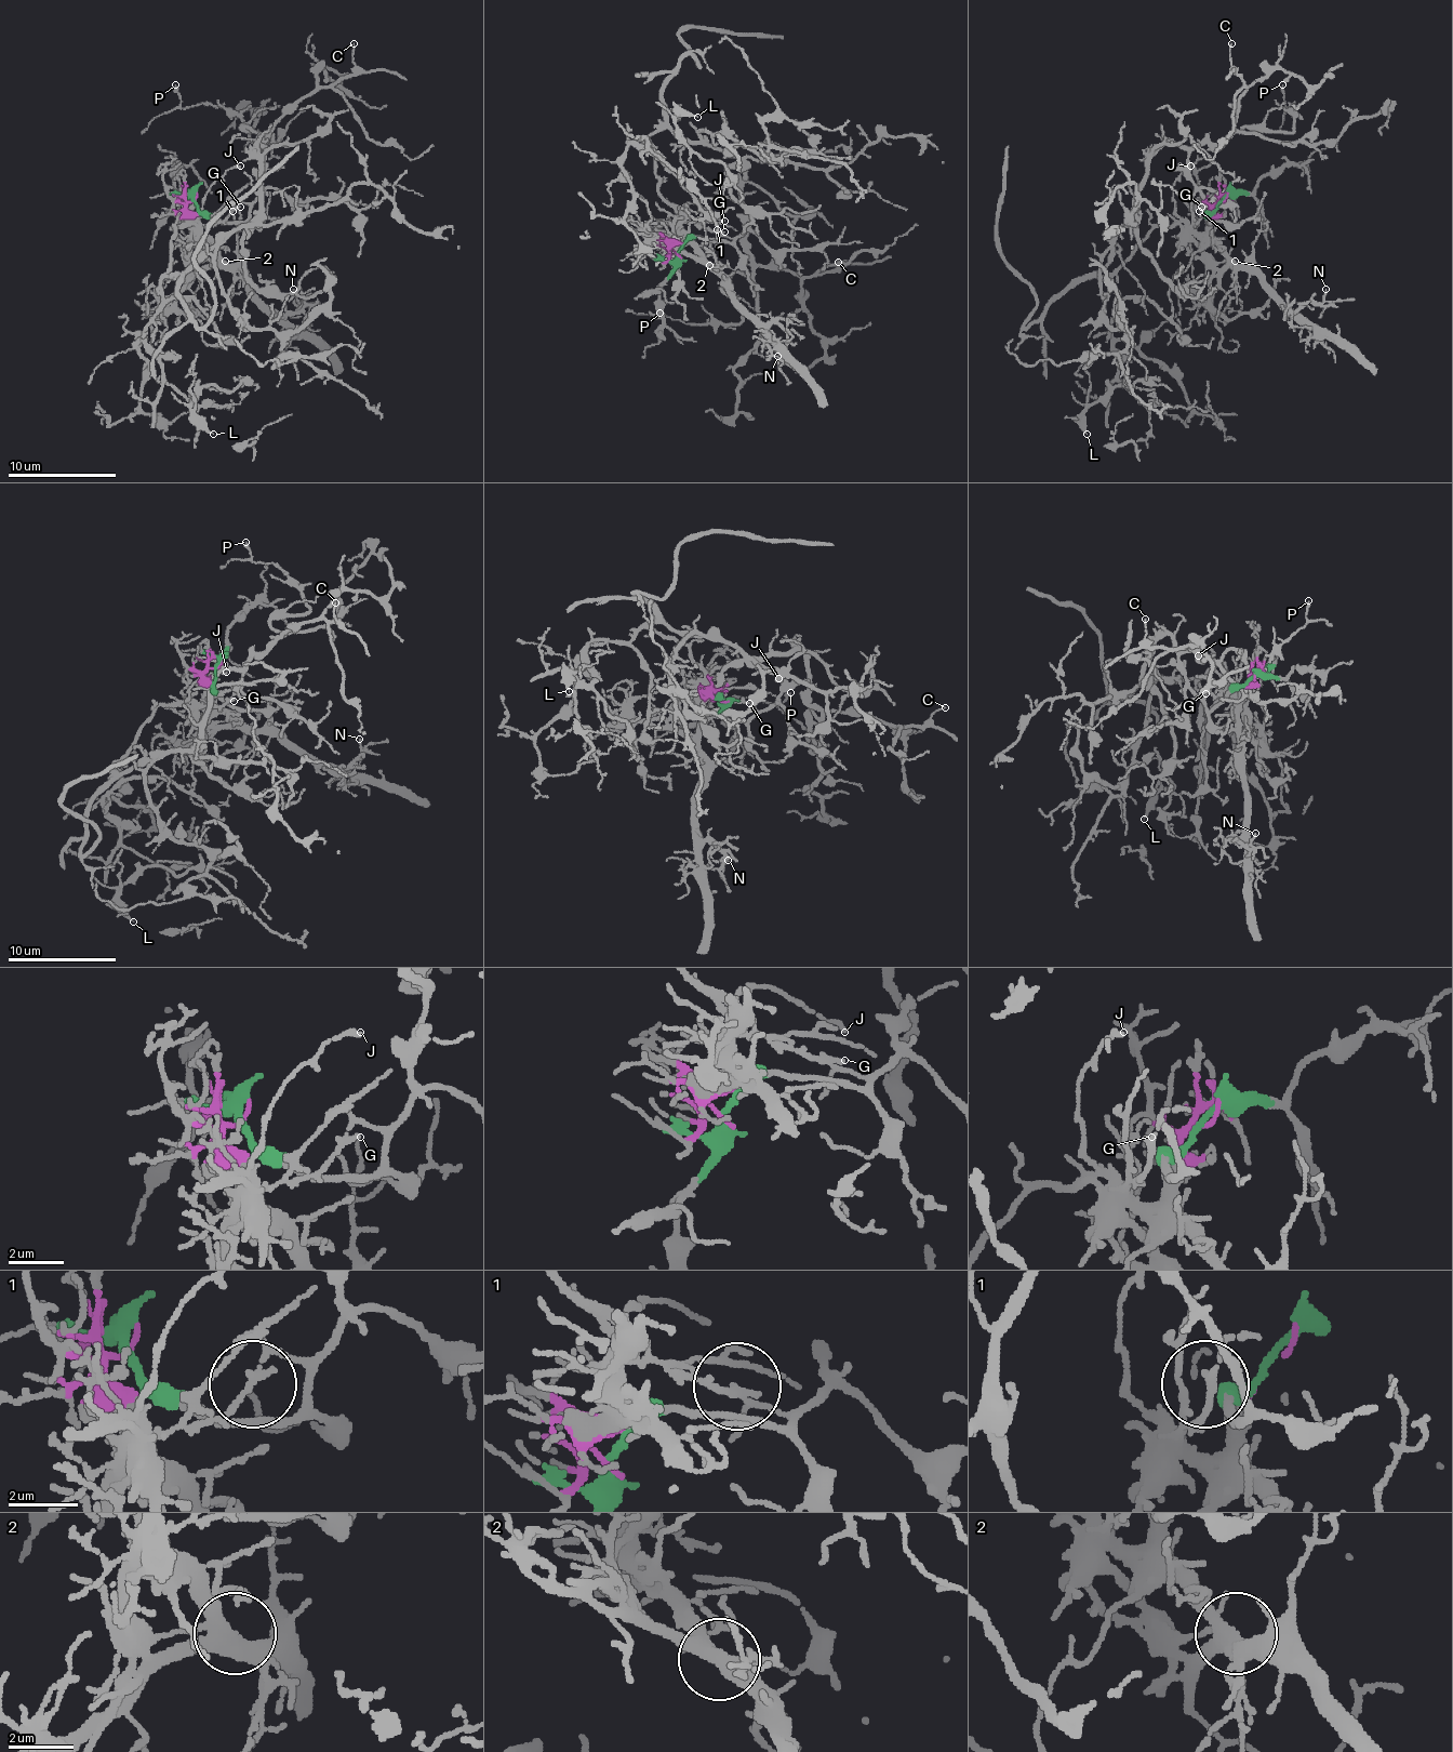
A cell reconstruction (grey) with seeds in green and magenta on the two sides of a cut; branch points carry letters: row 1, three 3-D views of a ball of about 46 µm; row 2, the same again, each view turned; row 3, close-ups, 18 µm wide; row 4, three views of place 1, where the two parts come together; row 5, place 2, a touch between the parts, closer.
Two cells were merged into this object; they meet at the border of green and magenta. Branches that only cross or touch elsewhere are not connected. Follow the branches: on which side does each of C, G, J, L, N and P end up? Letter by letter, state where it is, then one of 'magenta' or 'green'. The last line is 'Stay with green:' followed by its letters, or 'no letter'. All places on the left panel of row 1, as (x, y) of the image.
C: at (354, 43); green
G: at (240, 207); magenta
J: at (240, 166); magenta
L: at (213, 434); green
N: at (293, 289); magenta
P: at (175, 84); green
Stay with green: C, L, P

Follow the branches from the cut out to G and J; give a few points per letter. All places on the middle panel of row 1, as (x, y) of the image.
G: (679, 254), (671, 246), (679, 227), (693, 222), (725, 233)
J: (679, 254), (671, 246), (684, 206), (698, 202), (725, 222)

